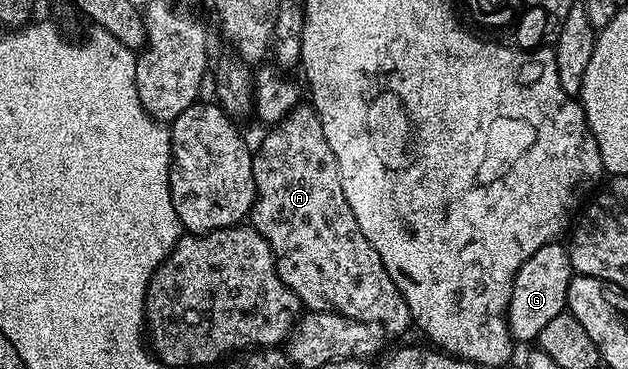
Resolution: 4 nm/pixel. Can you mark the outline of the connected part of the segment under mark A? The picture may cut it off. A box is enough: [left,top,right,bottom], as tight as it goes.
[248,103,411,335]

